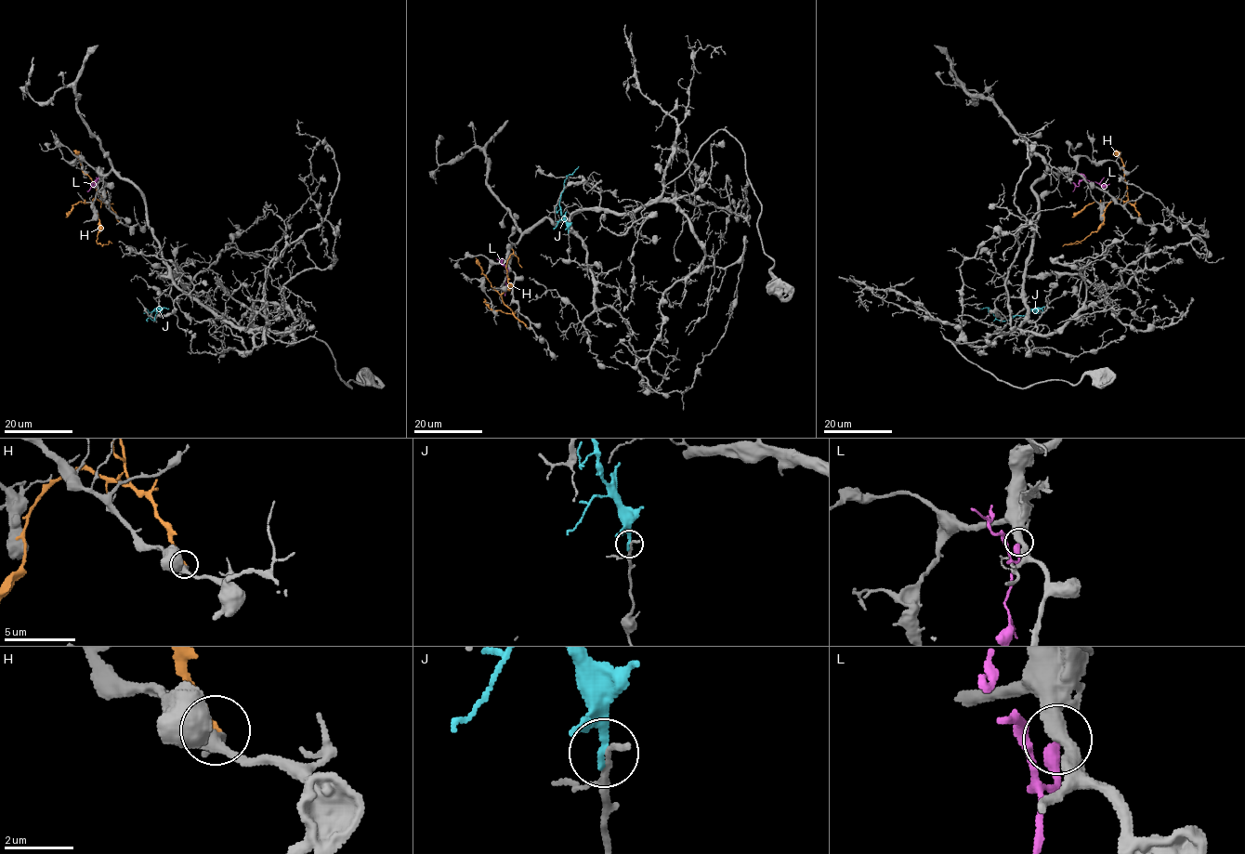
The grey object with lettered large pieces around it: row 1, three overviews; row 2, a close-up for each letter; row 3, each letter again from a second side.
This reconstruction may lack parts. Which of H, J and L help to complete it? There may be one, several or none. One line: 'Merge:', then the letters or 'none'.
Merge: none

